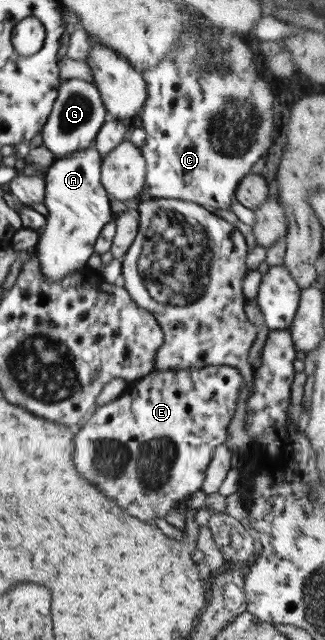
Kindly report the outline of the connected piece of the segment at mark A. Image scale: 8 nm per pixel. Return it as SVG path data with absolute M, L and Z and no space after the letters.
M88 145L86 149L70 153L52 163L43 171L47 209L45 225L38 231L34 256L40 263L40 271L48 281L60 281L66 273L86 267L94 242L105 223L112 219L107 192L100 183L101 156Z

